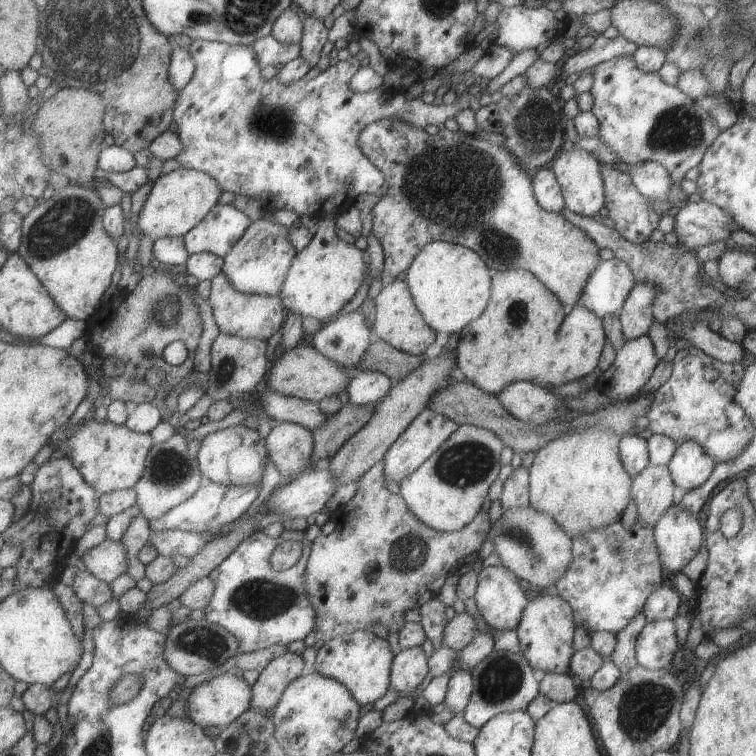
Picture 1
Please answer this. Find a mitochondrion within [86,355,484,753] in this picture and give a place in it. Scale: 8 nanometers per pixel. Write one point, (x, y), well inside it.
(258, 599)

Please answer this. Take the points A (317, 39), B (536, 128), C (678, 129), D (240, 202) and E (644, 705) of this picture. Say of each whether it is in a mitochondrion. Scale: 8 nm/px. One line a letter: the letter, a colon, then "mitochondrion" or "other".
A: other
B: mitochondrion
C: mitochondrion
D: other
E: mitochondrion

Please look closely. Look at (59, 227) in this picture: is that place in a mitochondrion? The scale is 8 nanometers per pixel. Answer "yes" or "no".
yes

